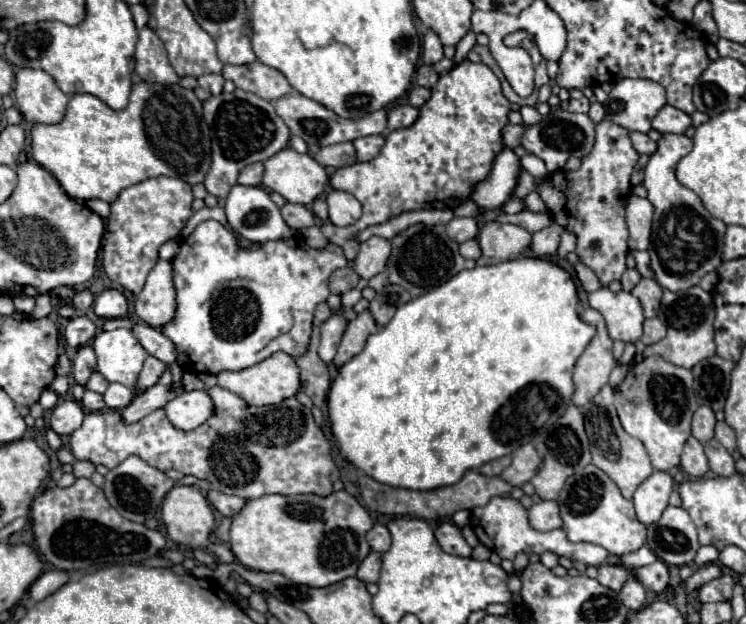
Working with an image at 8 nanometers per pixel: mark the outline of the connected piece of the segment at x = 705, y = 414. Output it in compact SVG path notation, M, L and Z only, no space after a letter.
M700 406L692 418L692 436L700 442L708 442L710 438L714 438L714 424L716 424L716 418L712 408Z

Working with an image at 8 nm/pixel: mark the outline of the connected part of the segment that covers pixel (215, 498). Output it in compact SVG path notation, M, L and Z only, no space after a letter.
M210 490L210 492L208 492L208 500L214 504L214 508L216 508L218 512L222 512L224 516L230 516L230 518L236 516L236 512L240 512L240 510L244 508L244 504L246 504L244 498L226 496L226 494L218 492L218 490Z

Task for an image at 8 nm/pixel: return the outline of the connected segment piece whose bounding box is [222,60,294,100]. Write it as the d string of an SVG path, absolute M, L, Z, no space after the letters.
M258 60L244 66L228 64L224 66L222 74L226 80L232 80L240 90L252 92L264 100L278 100L280 96L286 96L294 90L282 72L278 72L276 68L264 66Z

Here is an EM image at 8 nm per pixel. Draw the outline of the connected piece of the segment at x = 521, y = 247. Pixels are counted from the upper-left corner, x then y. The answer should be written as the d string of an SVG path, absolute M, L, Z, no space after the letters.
M488 222L478 232L478 244L482 256L490 262L502 262L518 258L532 242L532 234L516 224Z

